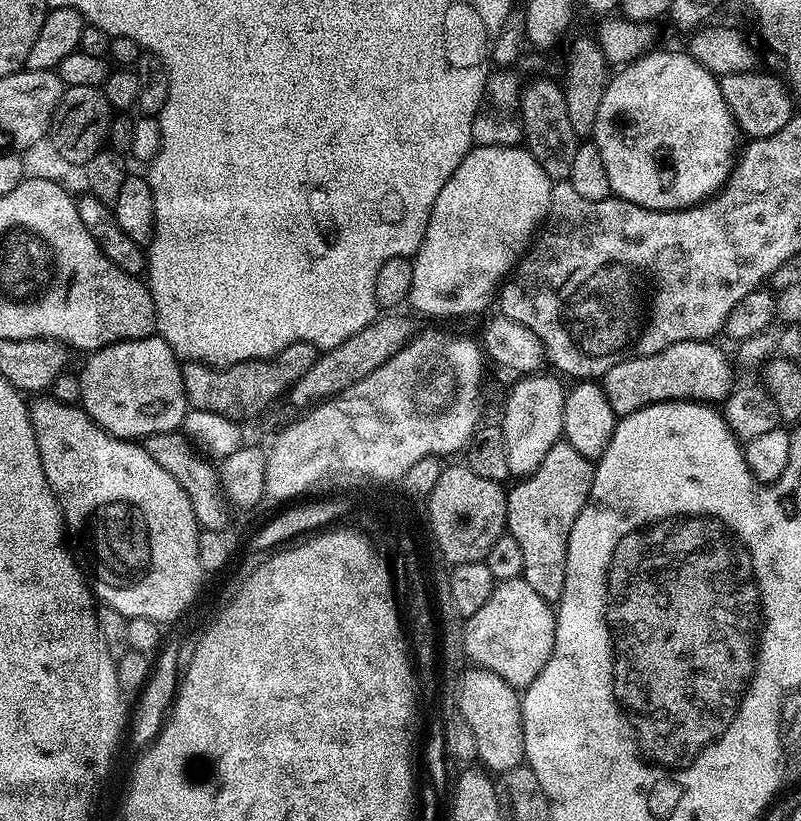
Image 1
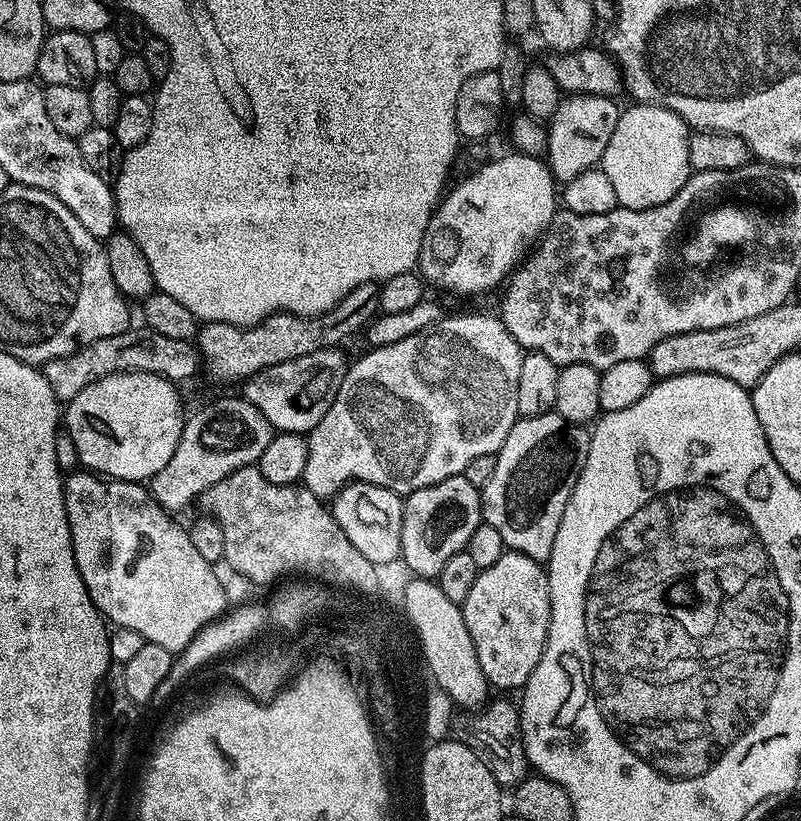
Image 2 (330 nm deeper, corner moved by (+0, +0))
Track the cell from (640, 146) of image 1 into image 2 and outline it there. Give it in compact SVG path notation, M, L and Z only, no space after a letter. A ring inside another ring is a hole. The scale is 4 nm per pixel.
M633 103L632 108L625 107L618 118L618 126L614 126L614 134L604 151L602 167L606 178L614 186L614 194L618 194L618 205L630 210L646 210L654 206L662 206L662 202L670 202L682 186L686 186L693 170L690 166L690 150L688 138L690 129L678 114L671 112L669 108L663 108L657 104Z

